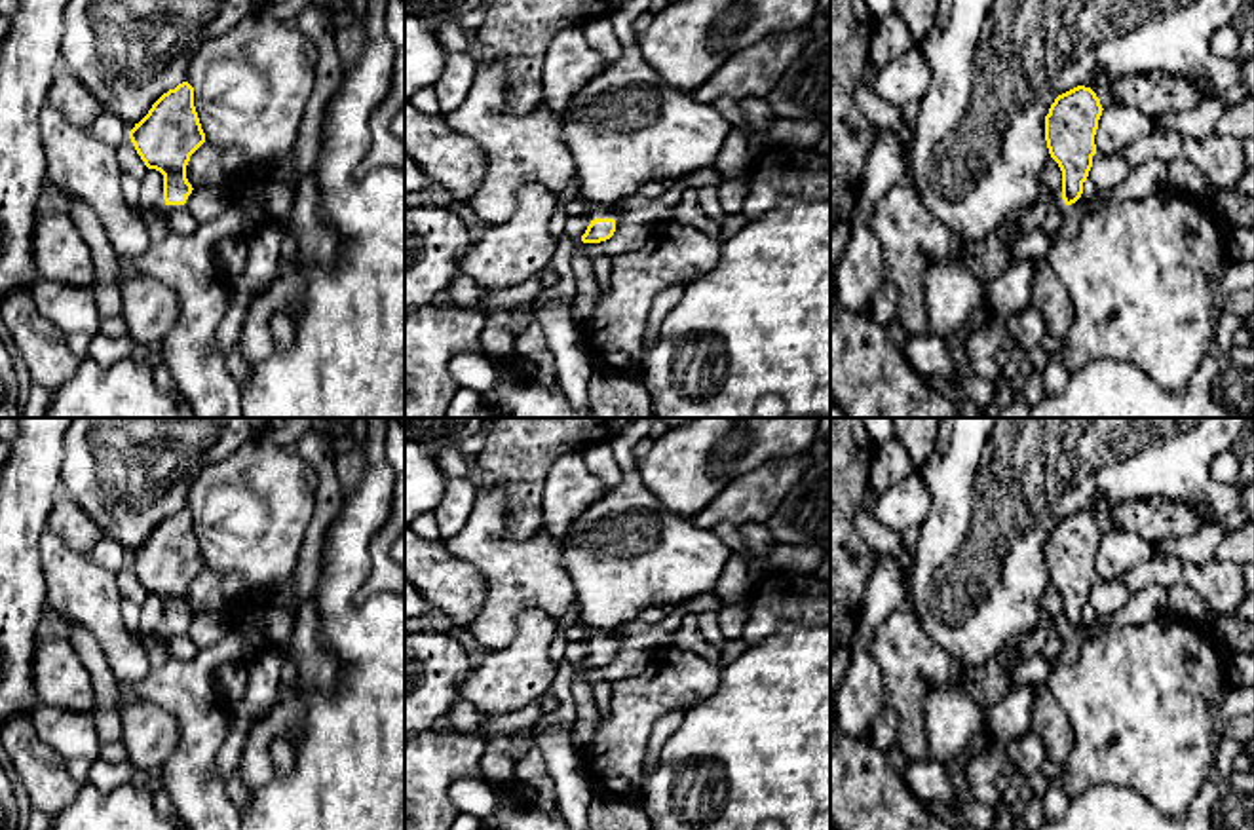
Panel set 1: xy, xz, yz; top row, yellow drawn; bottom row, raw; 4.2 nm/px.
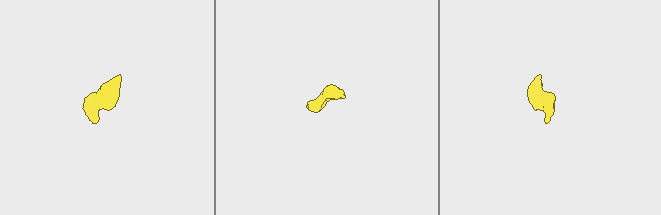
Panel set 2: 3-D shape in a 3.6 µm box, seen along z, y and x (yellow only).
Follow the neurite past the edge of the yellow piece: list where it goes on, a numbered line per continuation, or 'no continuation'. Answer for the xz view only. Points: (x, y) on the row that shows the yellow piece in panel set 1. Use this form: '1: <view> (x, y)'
1: xz (597, 211)

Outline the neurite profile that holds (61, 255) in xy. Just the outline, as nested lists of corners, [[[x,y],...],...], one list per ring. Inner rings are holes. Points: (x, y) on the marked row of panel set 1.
[[[38,213],[32,253],[40,279],[78,287],[95,285],[91,253],[68,215]]]

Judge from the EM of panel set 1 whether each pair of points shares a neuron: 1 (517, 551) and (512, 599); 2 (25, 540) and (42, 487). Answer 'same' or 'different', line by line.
1: same
2: same

